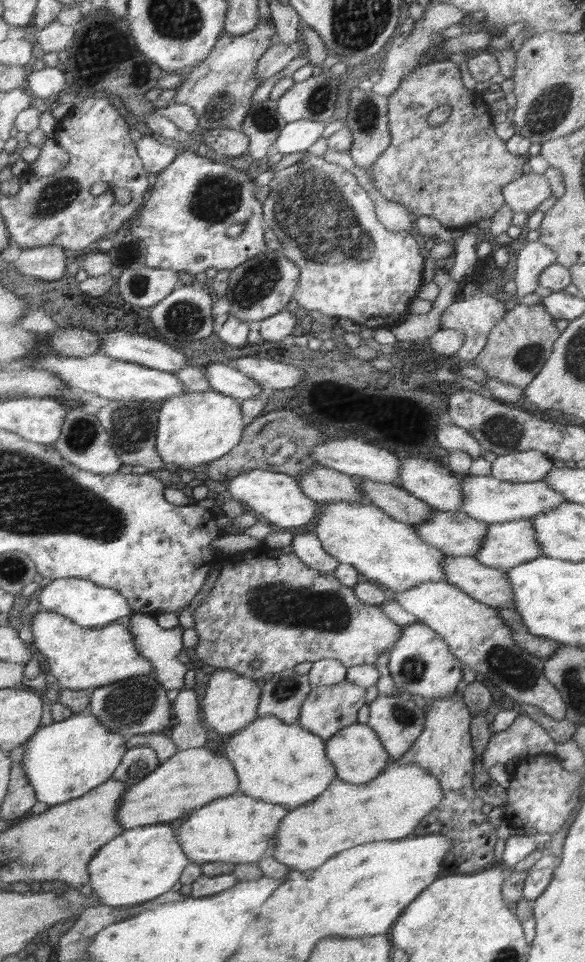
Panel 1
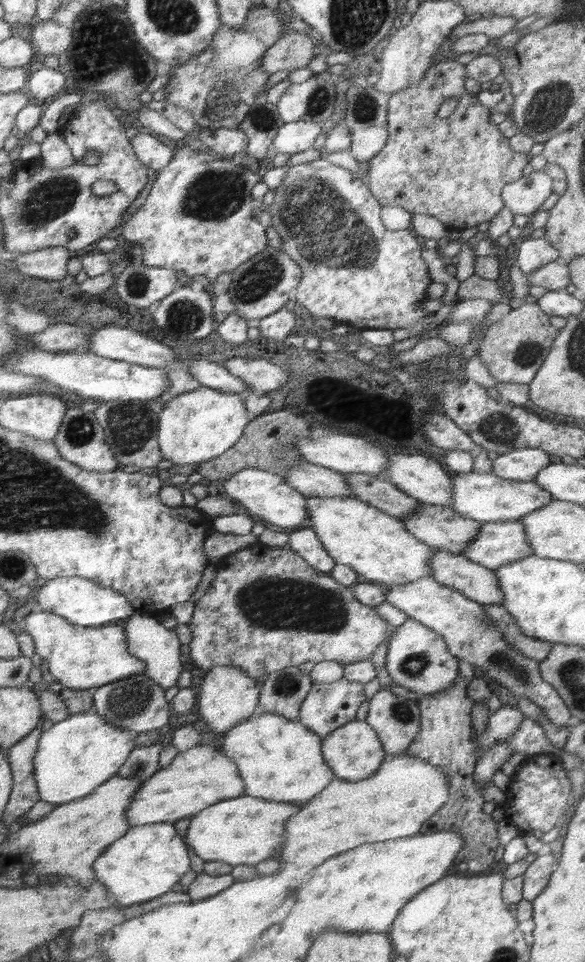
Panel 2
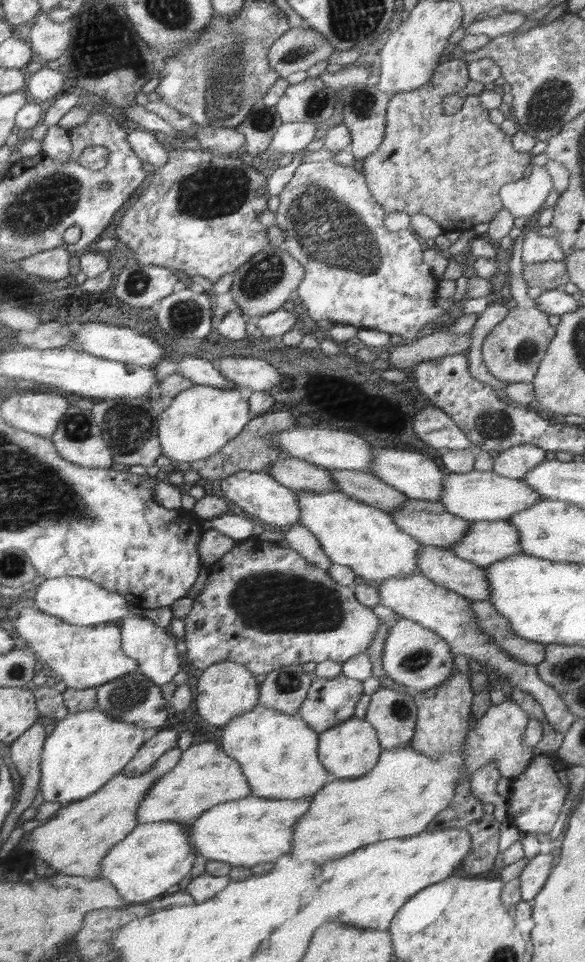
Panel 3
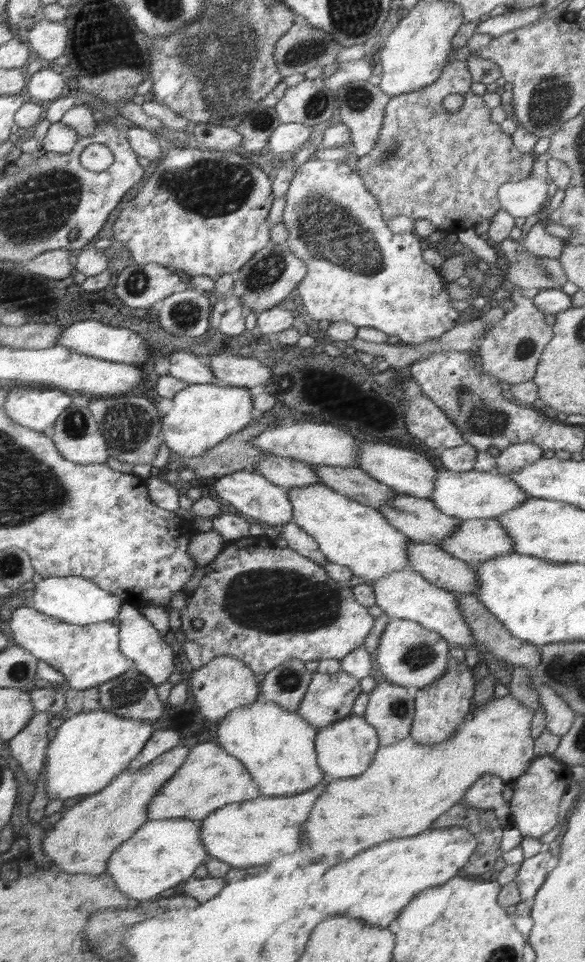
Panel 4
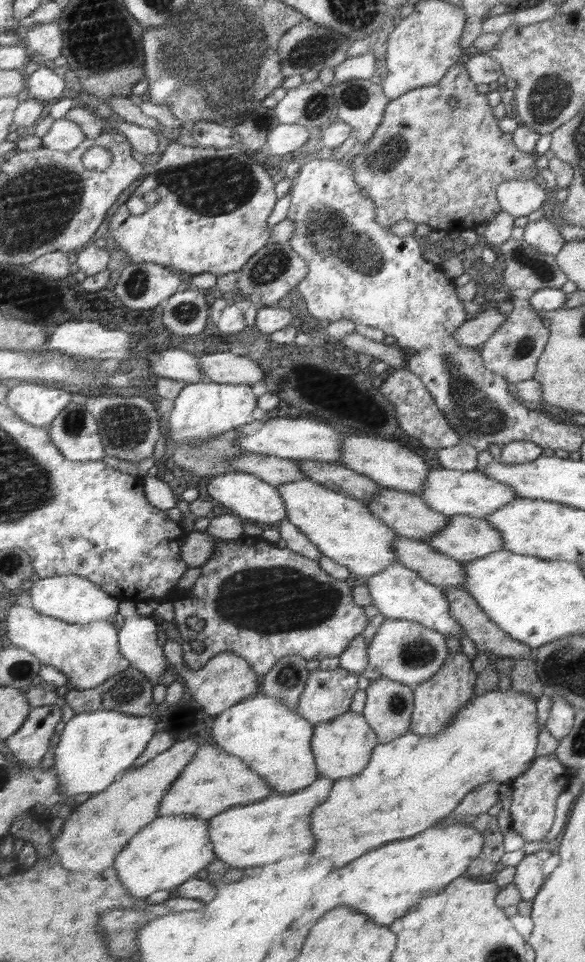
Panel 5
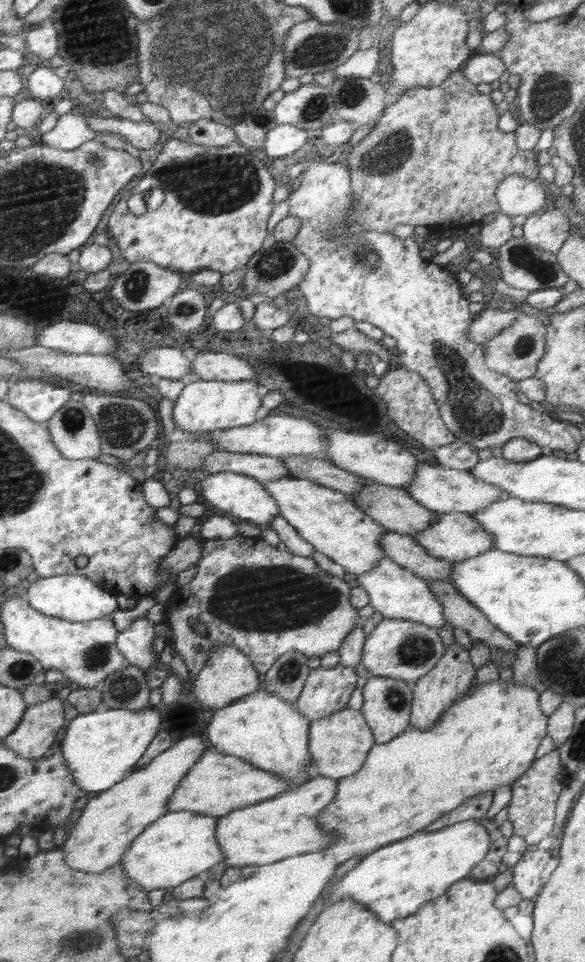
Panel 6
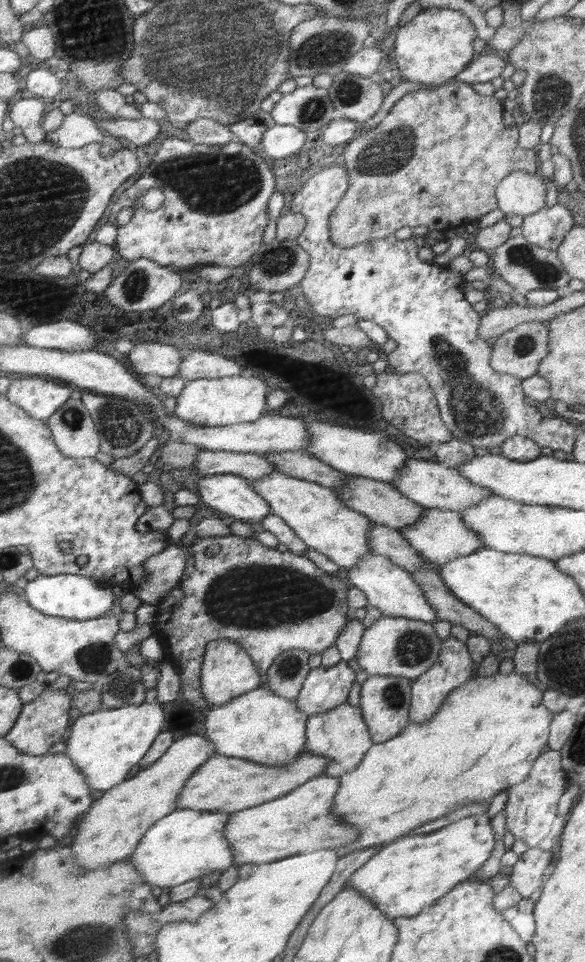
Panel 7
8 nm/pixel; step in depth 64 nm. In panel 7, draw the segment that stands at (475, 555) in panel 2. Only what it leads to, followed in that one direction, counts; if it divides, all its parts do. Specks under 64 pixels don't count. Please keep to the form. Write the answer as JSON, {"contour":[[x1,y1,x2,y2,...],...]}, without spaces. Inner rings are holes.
{"contour":[[428,507,423,519,418,523,412,523,411,527,399,528,398,531,410,541,412,547,415,547,424,560,430,560,434,564,443,565,486,547,479,533,466,524,460,511,455,510]]}

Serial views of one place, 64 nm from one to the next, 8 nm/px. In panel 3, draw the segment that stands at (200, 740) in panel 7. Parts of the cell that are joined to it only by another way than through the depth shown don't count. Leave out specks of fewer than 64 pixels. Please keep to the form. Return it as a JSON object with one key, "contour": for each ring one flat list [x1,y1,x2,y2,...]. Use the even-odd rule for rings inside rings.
{"contour":[[180,747,173,748,166,752,148,772,140,776,119,774,95,795,74,801,60,809,51,821,28,833,32,834,32,840,28,842,26,848,22,848,22,852,34,850,34,860,44,858,52,864,52,868,64,874,76,874,88,878,102,876,104,859,117,844,126,840,141,824,139,819,141,804,146,800,153,786,180,764,185,751]]}

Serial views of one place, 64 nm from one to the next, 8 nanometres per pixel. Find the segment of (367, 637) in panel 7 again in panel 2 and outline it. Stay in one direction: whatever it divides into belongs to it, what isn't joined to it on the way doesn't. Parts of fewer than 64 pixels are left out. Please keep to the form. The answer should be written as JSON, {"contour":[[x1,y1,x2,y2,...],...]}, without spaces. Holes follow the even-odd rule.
{"contour":[[409,618,395,627,388,643,385,669,394,683,420,695,432,695,454,686,452,680,458,678,458,660,456,655,452,656,447,642,435,629]]}

